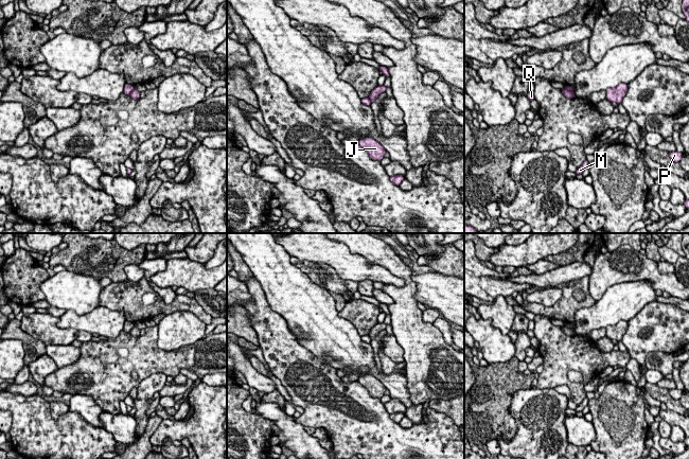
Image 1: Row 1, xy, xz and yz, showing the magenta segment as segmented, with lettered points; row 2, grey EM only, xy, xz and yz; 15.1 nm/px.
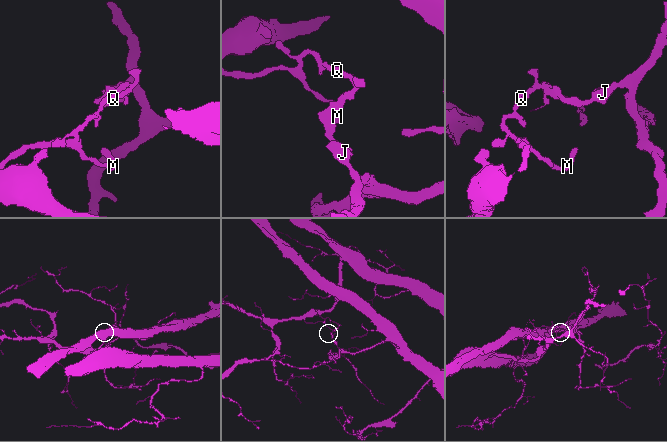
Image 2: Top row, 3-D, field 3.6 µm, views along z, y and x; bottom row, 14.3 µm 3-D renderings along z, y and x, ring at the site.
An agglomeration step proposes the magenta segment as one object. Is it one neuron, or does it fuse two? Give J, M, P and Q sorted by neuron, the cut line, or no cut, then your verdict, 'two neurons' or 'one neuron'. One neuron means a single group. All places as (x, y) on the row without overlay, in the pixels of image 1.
J P / M Q; cut in xy along (134, 325), (128, 332); two neurons

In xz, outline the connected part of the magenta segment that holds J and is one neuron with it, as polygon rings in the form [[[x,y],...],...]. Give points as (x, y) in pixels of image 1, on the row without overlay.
[[[372,375],[363,376],[357,382],[368,390],[372,398],[381,399],[385,394],[386,387]]]

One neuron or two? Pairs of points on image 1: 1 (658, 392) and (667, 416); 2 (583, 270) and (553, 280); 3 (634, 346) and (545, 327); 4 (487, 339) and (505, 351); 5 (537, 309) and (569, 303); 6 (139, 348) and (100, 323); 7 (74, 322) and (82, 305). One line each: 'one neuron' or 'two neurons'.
1: two neurons
2: one neuron
3: two neurons
4: one neuron
5: one neuron
6: two neurons
7: two neurons

